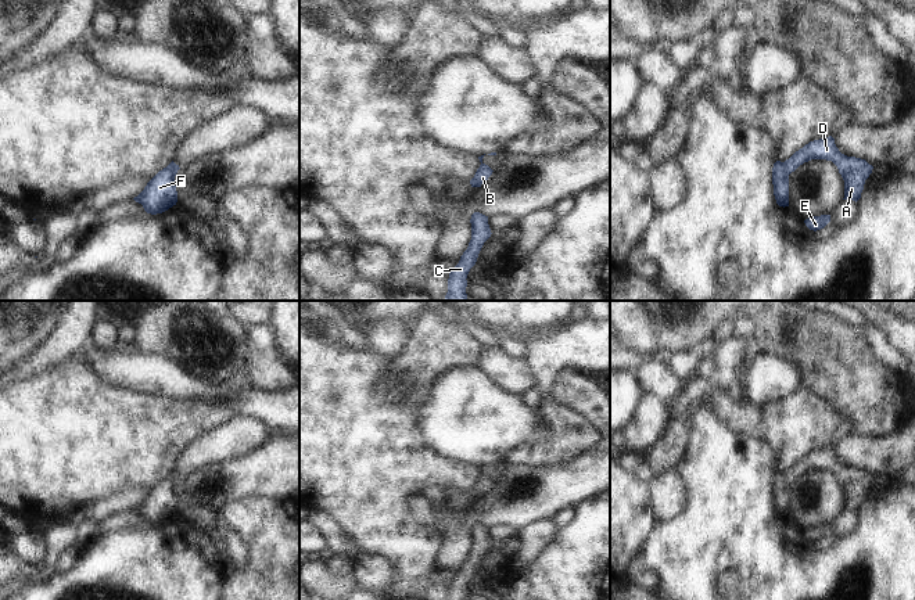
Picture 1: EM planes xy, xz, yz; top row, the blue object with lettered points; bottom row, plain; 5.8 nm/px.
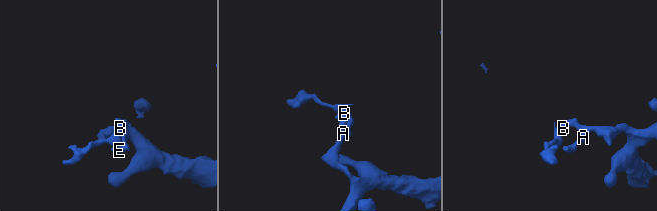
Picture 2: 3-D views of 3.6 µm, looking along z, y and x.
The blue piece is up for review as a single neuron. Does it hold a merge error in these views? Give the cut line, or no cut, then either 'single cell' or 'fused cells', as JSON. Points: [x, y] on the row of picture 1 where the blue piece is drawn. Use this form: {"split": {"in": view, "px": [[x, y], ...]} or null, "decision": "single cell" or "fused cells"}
{"split": {"in": "yz", "px": [[782, 162], [788, 175]]}, "decision": "fused cells"}

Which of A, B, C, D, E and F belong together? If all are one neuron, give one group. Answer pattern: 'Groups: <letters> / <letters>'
Groups: A B C D E / F

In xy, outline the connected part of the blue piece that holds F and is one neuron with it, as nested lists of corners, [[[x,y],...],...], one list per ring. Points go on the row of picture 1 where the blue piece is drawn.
[[[168,165],[159,170],[133,200],[141,204],[144,211],[151,215],[168,211],[177,202],[175,186],[176,173],[177,170]]]

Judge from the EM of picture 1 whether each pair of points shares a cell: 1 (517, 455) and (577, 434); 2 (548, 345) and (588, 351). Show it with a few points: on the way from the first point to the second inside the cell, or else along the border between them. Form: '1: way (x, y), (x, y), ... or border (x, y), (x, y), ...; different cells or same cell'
1: way (533, 455), (548, 453), (562, 445); same cell
2: way (558, 347), (578, 347); same cell

